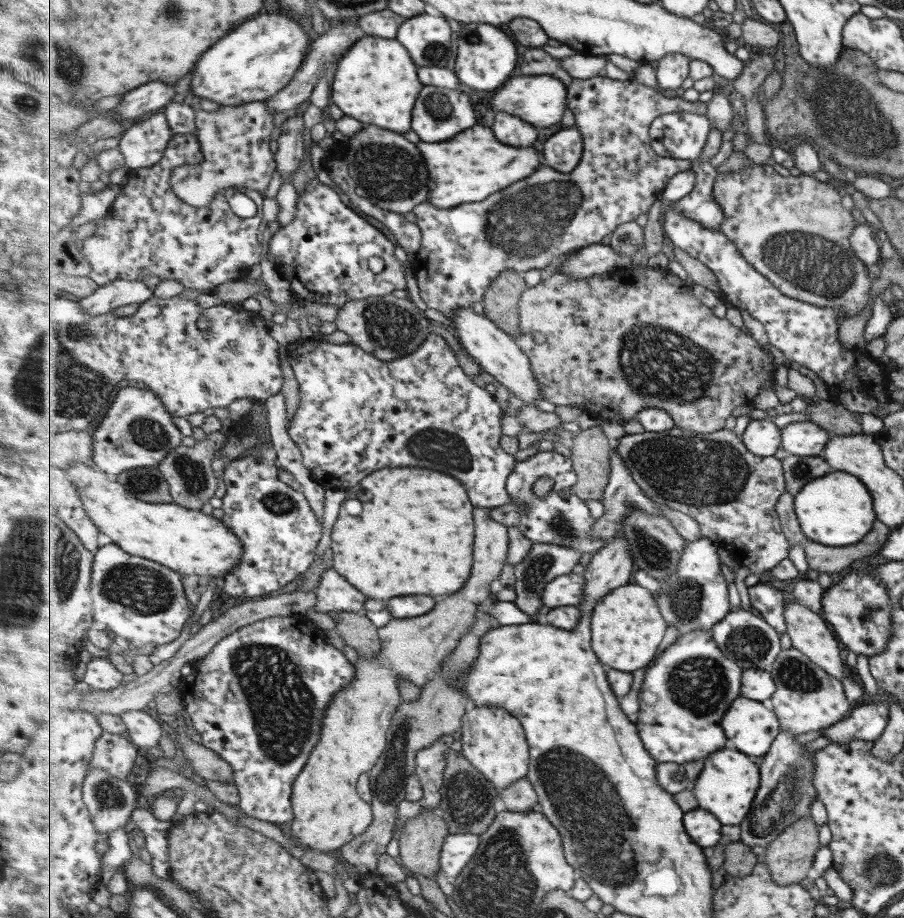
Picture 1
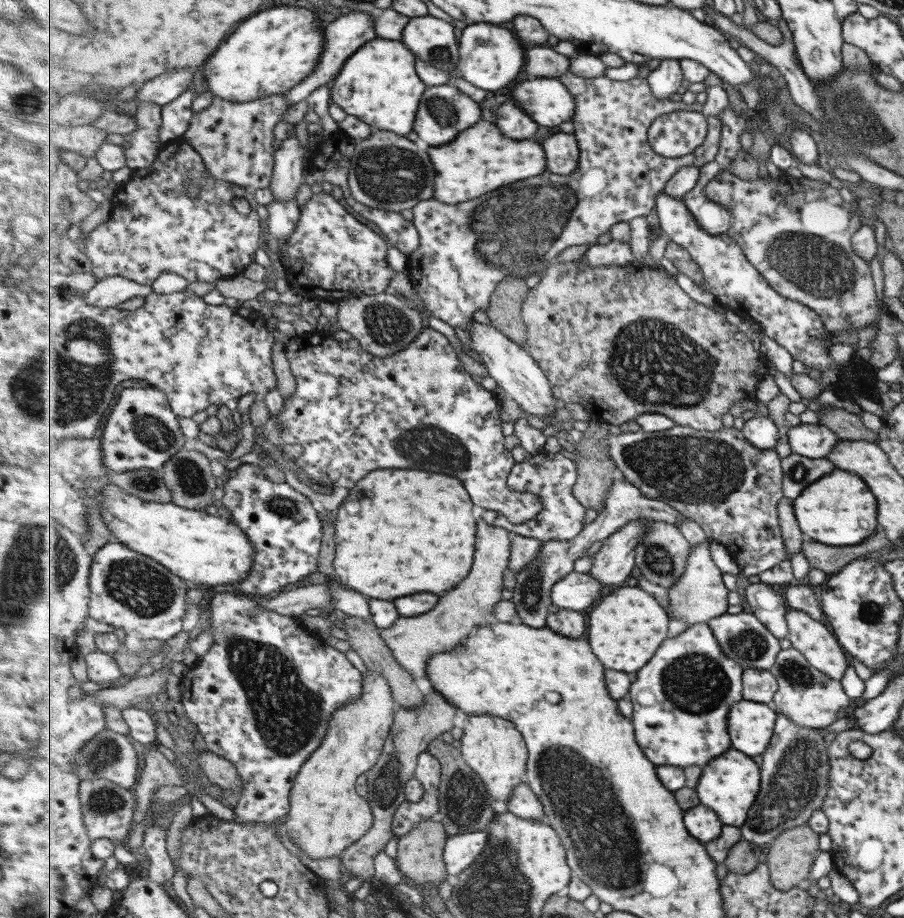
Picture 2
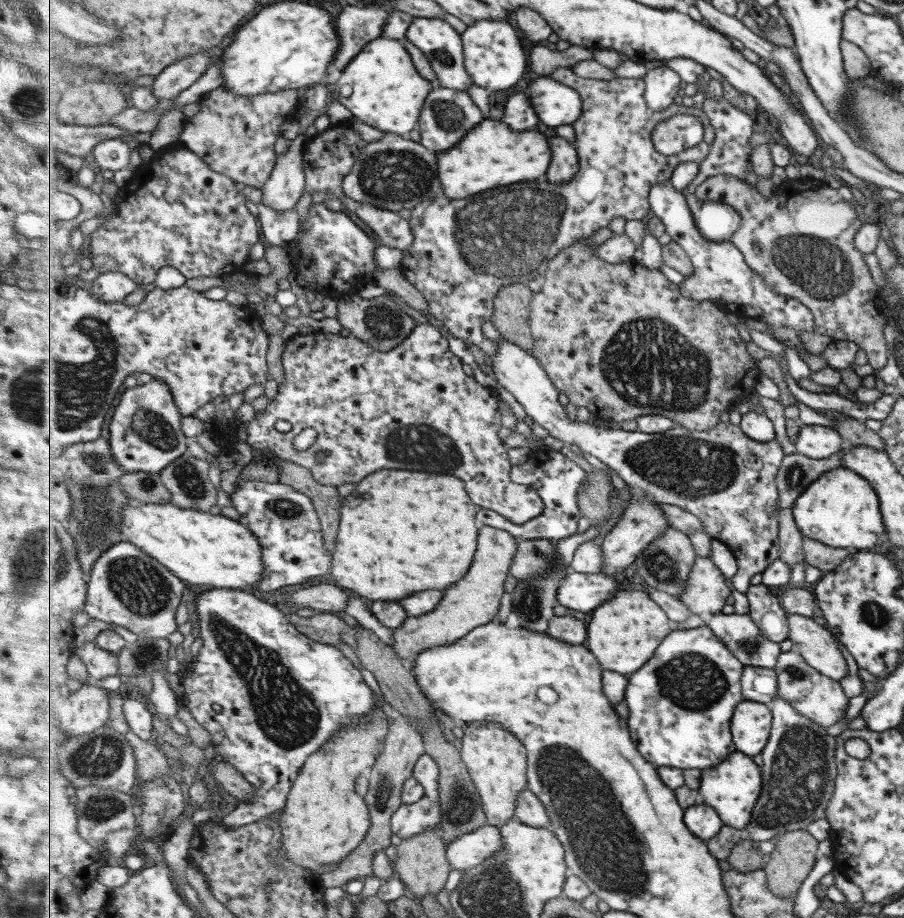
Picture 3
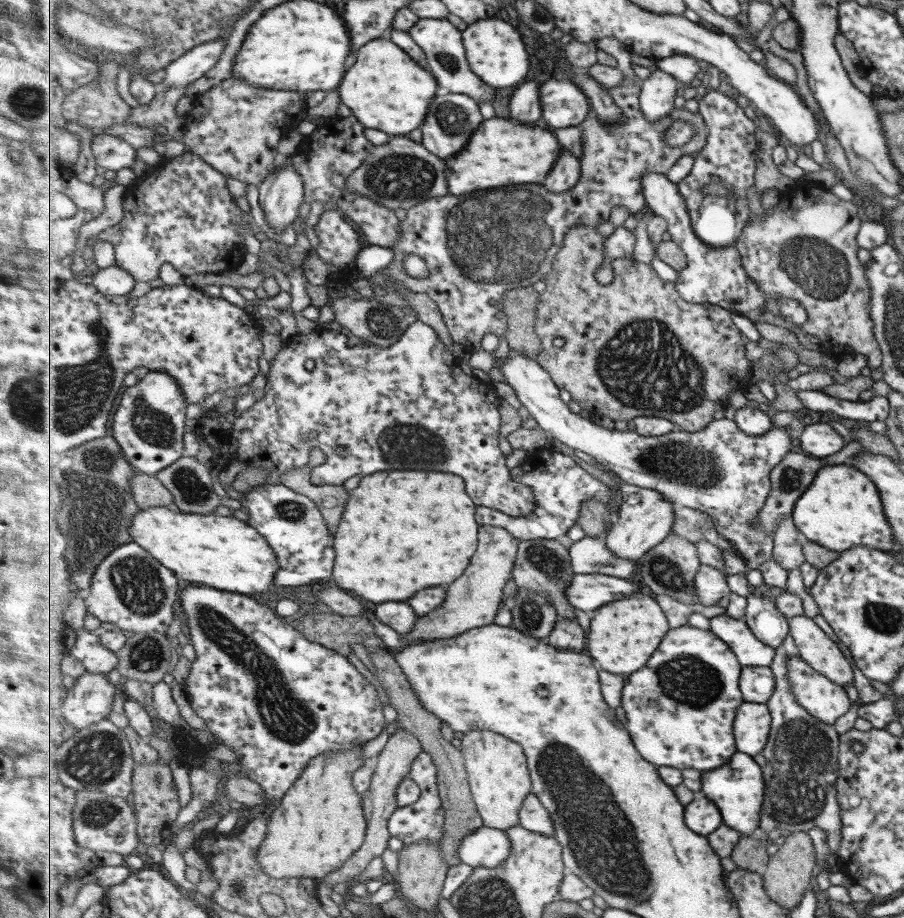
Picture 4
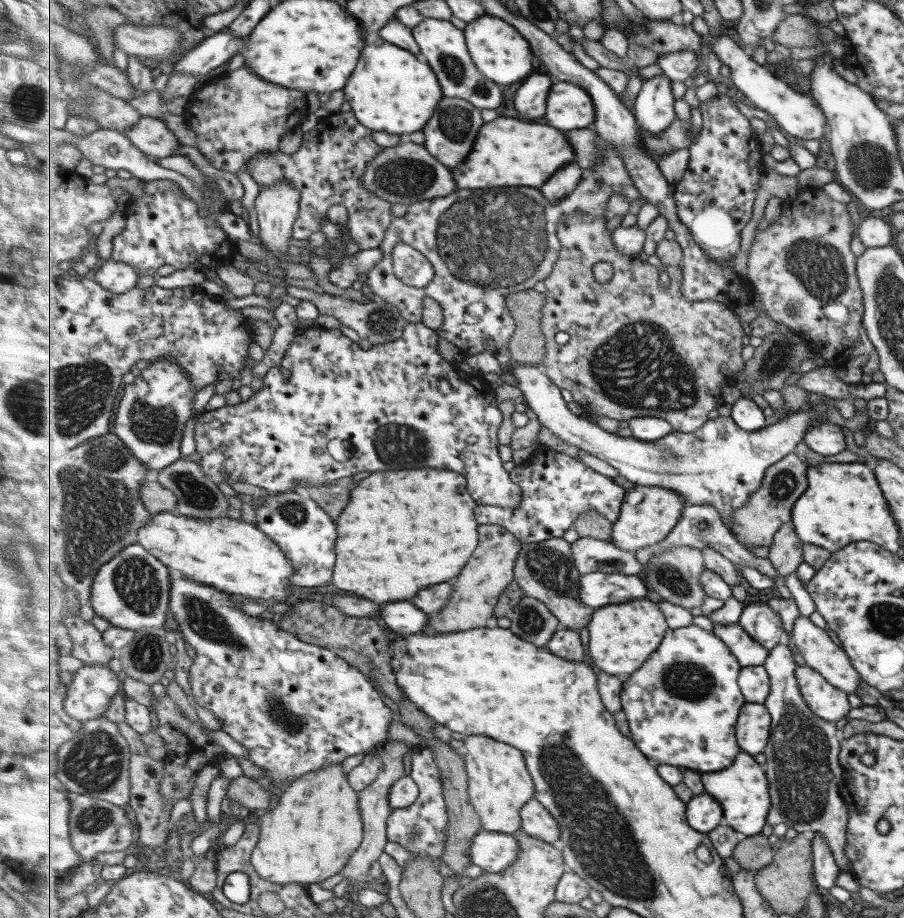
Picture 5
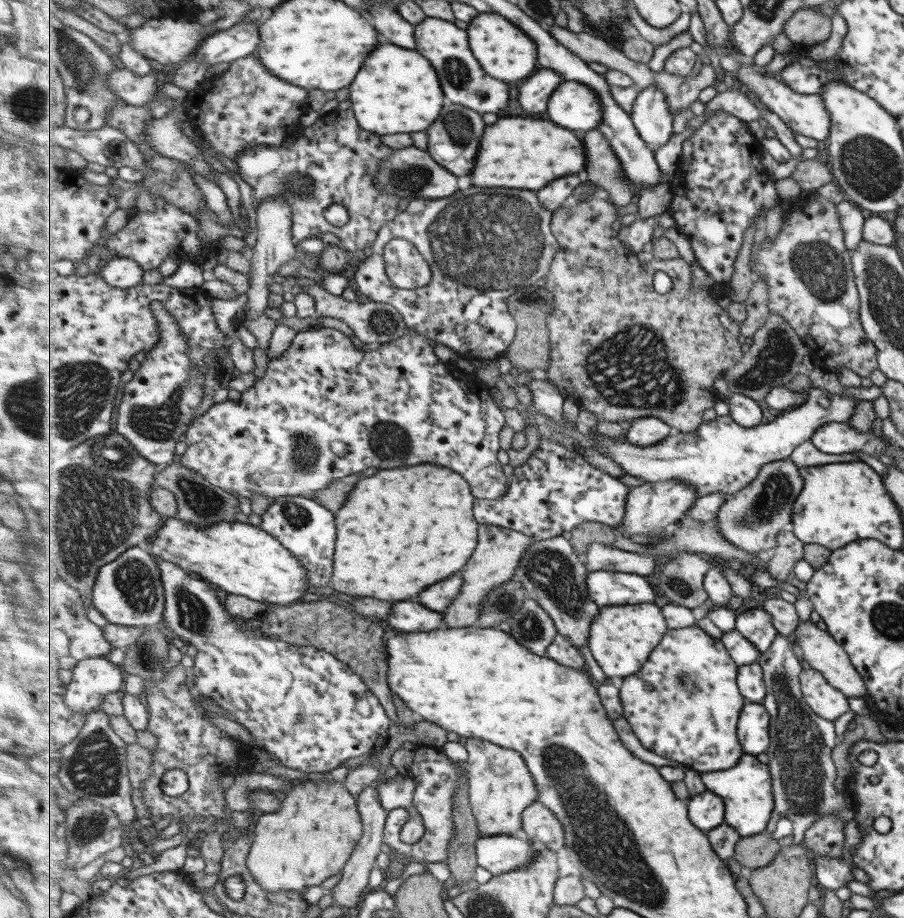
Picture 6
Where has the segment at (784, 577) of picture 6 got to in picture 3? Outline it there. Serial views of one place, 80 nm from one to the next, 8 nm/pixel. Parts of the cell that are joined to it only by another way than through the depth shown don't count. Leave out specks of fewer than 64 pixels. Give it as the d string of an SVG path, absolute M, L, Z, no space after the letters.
M781 509L777 511L777 516L780 519L780 547L781 556L790 566L797 565L806 560L804 551L805 535L798 527L798 523L794 517L793 509Z

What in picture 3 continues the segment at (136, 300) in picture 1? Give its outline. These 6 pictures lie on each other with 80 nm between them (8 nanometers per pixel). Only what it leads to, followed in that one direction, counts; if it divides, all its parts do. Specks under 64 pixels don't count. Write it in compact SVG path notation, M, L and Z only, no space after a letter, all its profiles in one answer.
M121 272L102 273L89 287L95 298L101 298L107 302L122 302L133 294L139 284Z

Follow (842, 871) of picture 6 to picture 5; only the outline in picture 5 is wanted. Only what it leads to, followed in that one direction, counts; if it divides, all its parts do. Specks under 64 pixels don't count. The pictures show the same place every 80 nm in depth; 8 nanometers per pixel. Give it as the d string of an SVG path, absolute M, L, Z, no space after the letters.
M818 832L810 834L809 839L814 853L815 884L819 888L829 889L835 886L835 878L841 869L835 864L828 844Z

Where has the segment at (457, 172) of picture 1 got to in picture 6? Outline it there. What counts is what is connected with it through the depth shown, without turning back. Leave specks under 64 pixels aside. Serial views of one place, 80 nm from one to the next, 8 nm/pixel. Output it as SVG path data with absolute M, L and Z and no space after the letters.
M501 118L497 124L487 126L477 164L471 174L471 184L541 190L551 180L567 174L585 175L587 156L581 132L577 136L549 120L539 118Z

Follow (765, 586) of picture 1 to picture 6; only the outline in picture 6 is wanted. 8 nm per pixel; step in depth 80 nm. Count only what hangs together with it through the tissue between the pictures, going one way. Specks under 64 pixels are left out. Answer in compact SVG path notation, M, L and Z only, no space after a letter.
M762 605L738 615L736 628L742 632L762 652L772 647L773 641L780 635L773 617Z

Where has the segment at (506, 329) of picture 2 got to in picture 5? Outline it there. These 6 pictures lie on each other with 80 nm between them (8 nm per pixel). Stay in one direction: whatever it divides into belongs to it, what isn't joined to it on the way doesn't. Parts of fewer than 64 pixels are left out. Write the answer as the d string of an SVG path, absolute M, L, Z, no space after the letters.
M534 289L519 291L511 293L508 300L518 325L509 345L512 362L540 366L547 352L543 333L543 307L547 304L547 293Z

